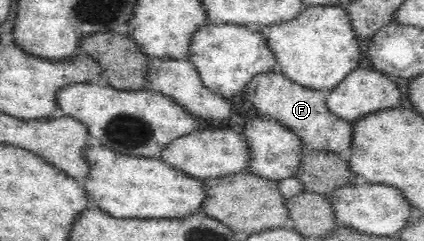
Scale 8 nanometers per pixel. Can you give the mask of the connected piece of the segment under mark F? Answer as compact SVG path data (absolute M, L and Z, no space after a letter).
M272 69L254 75L244 85L242 92L248 101L254 103L260 115L278 120L285 128L292 131L292 134L300 138L301 145L304 145L303 151L326 149L339 154L344 149L351 149L353 124L336 117L326 108L324 101L327 93L325 91L298 86L280 71Z

